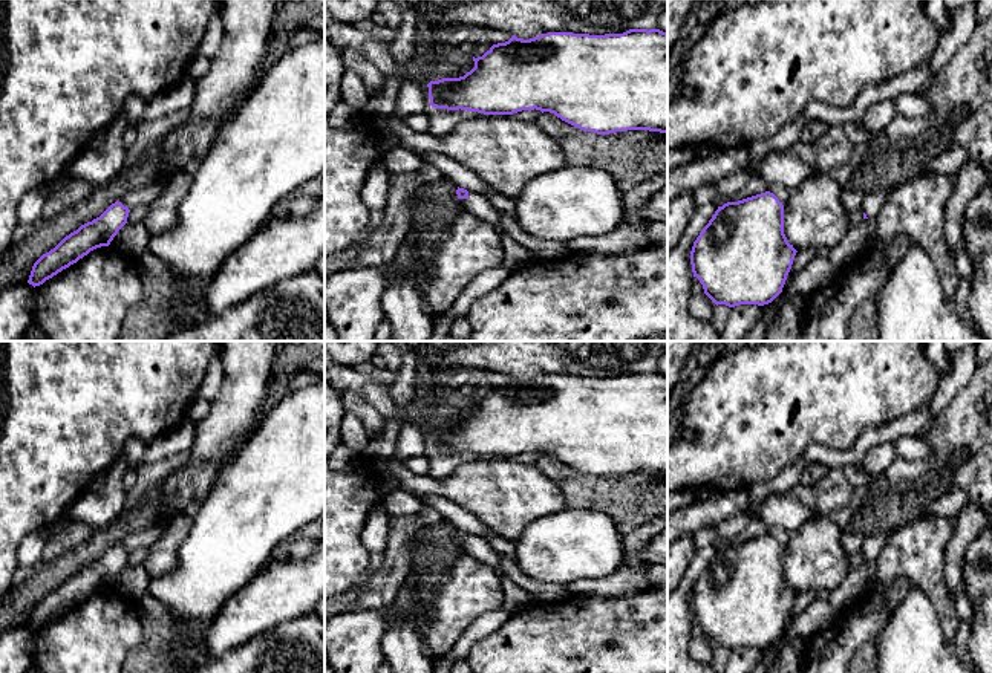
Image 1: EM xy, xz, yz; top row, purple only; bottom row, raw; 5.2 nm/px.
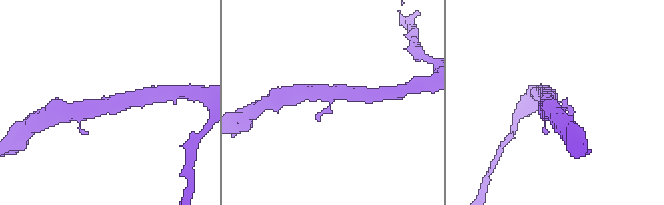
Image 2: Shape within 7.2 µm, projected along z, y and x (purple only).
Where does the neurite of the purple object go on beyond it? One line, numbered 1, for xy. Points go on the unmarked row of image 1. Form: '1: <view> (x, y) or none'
1: none

